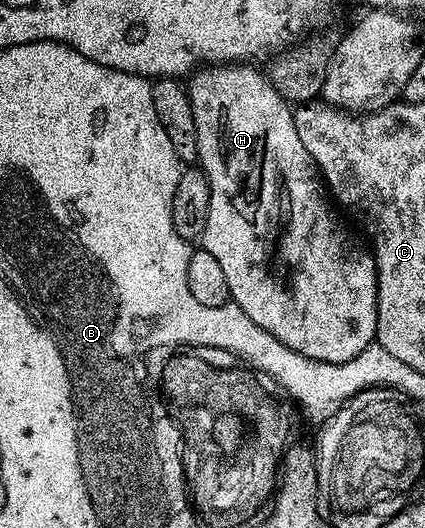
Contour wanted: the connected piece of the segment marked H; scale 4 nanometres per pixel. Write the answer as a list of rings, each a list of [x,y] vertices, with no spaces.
[[[234,62],[231,64],[210,64],[201,66],[196,69],[188,77],[187,87],[189,90],[189,101],[191,102],[191,114],[195,114],[195,134],[199,134],[199,154],[197,159],[199,167],[205,173],[207,182],[211,186],[211,206],[207,206],[207,226],[202,230],[199,237],[200,247],[207,250],[207,254],[213,255],[219,262],[219,267],[223,269],[223,274],[227,278],[227,290],[232,303],[239,306],[239,310],[243,310],[243,314],[247,314],[247,318],[251,318],[251,322],[255,322],[255,326],[263,326],[263,330],[267,330],[267,334],[275,334],[275,338],[279,338],[279,342],[283,342],[283,346],[287,346],[291,350],[295,350],[299,354],[303,354],[307,358],[315,358],[319,362],[331,362],[332,364],[342,364],[351,358],[355,358],[359,354],[363,354],[363,350],[367,350],[369,344],[374,343],[377,338],[377,263],[373,257],[372,251],[364,243],[356,244],[351,237],[345,233],[345,228],[341,225],[339,217],[333,213],[334,205],[331,203],[330,193],[327,191],[327,185],[322,177],[321,171],[317,169],[317,163],[311,158],[311,154],[307,154],[307,146],[303,146],[303,142],[299,138],[299,130],[295,130],[295,118],[293,117],[294,109],[291,107],[290,101],[279,94],[279,90],[275,90],[272,80],[264,71],[260,72],[260,67],[252,66],[247,62]]]

